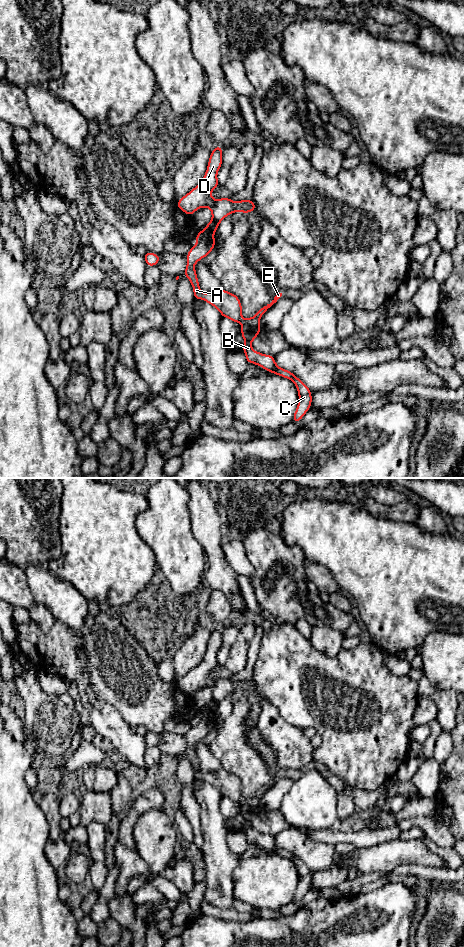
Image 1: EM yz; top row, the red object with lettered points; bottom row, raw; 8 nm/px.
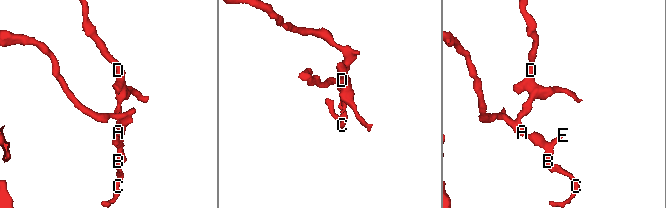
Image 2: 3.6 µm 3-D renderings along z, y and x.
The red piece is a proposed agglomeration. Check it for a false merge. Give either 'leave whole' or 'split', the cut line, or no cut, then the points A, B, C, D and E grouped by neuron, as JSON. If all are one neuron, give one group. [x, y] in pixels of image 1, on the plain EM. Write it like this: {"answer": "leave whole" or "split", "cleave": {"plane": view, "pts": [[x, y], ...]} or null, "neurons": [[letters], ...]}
{"answer": "leave whole", "cleave": null, "neurons": [["A", "B", "C", "D", "E"]]}

